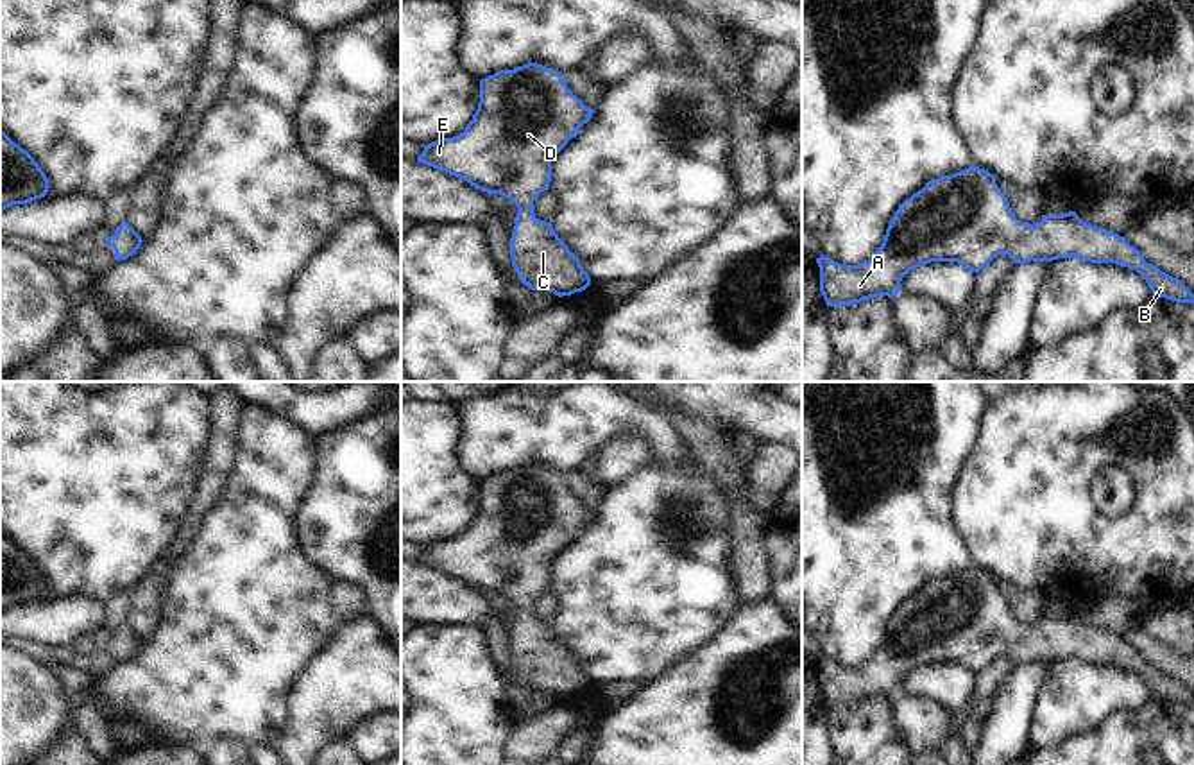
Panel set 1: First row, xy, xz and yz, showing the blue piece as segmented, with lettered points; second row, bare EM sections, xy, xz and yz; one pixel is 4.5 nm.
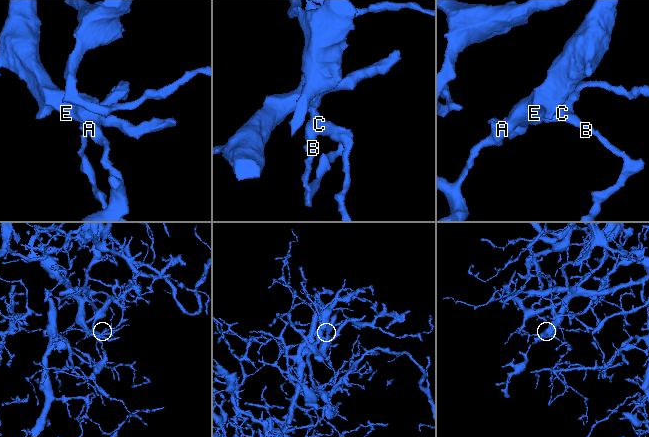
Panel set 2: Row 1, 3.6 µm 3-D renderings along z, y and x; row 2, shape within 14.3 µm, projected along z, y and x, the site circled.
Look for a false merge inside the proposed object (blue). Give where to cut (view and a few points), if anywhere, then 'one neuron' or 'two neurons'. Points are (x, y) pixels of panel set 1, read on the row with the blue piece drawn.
no cut; one neuron

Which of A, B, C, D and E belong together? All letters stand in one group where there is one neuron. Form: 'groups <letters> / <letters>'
groups A B C D E

